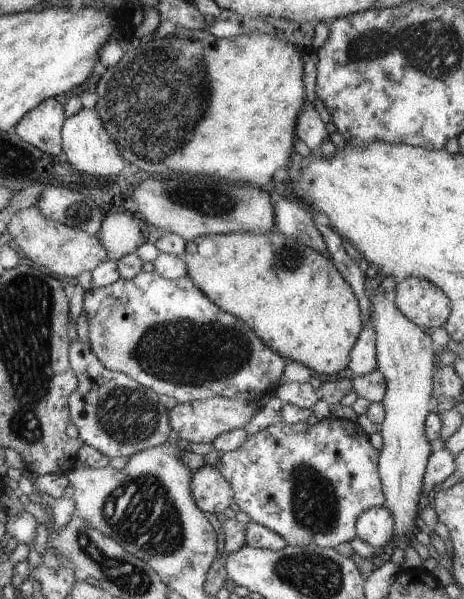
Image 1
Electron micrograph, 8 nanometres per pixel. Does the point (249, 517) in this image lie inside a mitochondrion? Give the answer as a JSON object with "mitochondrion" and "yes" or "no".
{"mitochondrion":"no"}

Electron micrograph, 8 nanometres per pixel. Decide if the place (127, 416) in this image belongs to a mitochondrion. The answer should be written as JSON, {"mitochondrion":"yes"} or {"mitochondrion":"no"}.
{"mitochondrion":"yes"}

